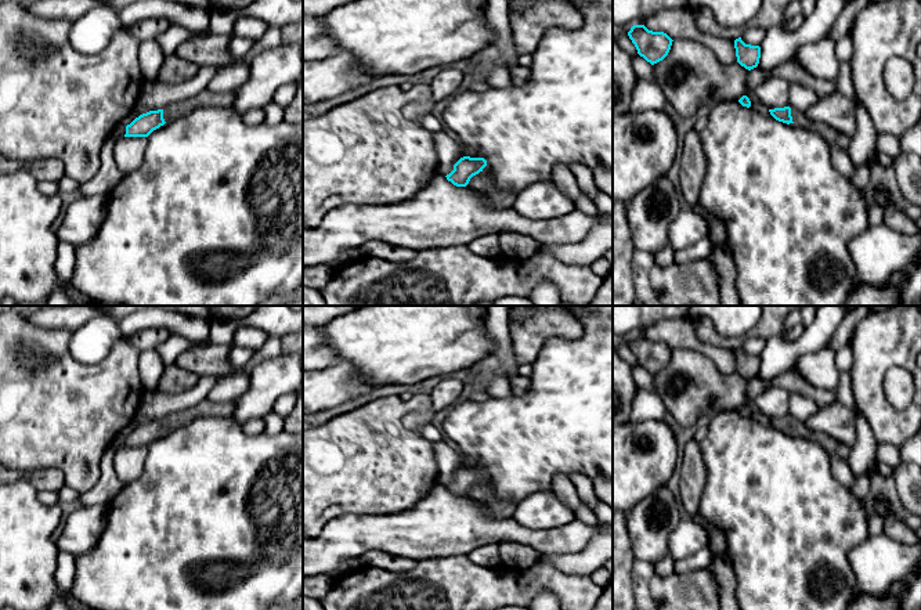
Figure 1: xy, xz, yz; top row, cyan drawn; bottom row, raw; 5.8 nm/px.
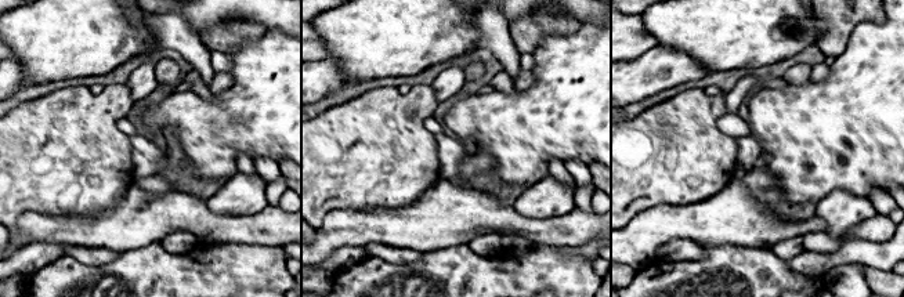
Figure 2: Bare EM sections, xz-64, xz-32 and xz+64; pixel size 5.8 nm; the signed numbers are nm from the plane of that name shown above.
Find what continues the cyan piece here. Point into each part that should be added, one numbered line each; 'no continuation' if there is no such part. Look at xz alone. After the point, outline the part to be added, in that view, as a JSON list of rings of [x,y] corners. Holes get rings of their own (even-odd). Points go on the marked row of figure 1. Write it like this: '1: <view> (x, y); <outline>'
1: xz (480, 183); [[[485,172],[473,176],[466,185],[469,190],[487,194],[490,203],[498,209],[512,207],[519,191],[496,191],[494,192],[494,183],[488,178]]]

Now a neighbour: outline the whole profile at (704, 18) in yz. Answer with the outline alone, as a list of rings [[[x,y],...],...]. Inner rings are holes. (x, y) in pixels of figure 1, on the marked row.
[[[698,8],[693,11],[694,21],[697,29],[700,29],[704,33],[720,37],[720,39],[727,39],[734,41],[741,36],[741,29],[740,28],[725,28],[719,25],[709,8]]]

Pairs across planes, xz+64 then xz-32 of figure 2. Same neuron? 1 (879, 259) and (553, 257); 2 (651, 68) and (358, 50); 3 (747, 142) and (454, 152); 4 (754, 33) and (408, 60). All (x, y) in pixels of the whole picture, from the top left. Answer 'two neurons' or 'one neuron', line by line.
1: two neurons
2: two neurons
3: one neuron
4: one neuron

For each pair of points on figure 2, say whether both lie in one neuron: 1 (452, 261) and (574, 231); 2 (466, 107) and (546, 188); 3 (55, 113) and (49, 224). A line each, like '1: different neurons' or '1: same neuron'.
1: different neurons
2: different neurons
3: different neurons

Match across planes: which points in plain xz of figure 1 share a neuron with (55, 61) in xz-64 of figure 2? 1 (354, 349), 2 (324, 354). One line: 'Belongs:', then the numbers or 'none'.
Belongs: 1

